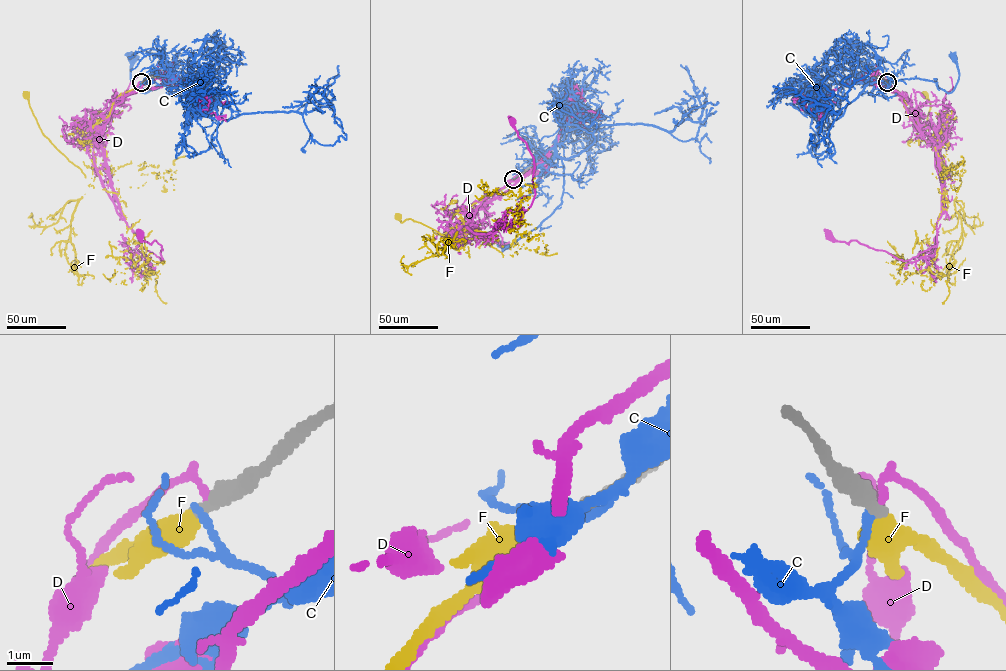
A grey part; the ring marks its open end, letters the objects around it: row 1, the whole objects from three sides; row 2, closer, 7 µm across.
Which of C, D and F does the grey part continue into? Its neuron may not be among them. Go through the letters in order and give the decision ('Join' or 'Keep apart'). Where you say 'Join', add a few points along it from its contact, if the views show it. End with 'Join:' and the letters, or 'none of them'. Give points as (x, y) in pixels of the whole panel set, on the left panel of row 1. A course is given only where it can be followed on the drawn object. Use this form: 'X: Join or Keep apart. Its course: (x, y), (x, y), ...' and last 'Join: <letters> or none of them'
C: Keep apart
D: Keep apart
F: Join. Its course: (141, 82), (84, 135), (96, 133), (86, 136), (106, 152), (106, 169), (90, 184), (43, 134), (25, 95)
Join: F

